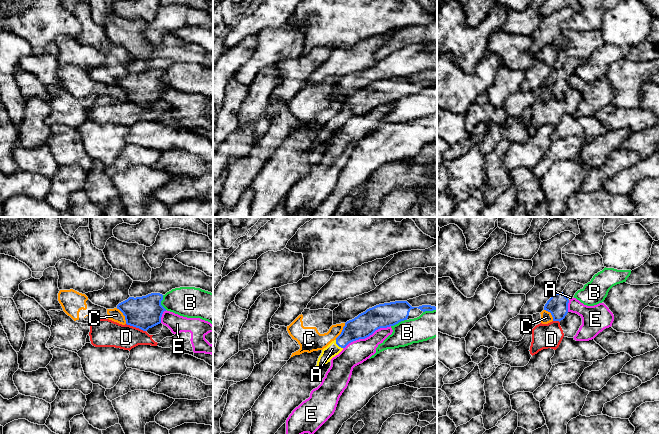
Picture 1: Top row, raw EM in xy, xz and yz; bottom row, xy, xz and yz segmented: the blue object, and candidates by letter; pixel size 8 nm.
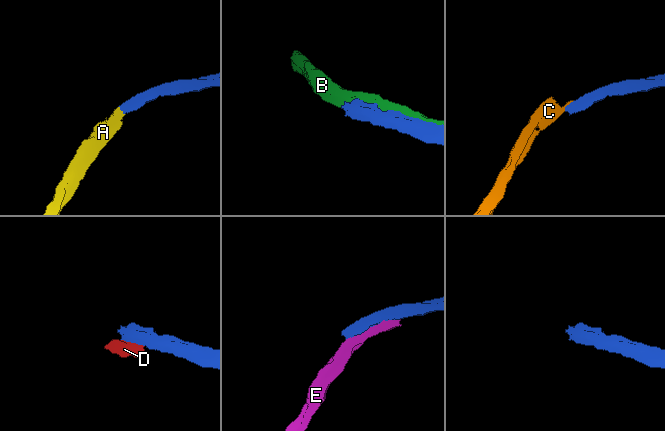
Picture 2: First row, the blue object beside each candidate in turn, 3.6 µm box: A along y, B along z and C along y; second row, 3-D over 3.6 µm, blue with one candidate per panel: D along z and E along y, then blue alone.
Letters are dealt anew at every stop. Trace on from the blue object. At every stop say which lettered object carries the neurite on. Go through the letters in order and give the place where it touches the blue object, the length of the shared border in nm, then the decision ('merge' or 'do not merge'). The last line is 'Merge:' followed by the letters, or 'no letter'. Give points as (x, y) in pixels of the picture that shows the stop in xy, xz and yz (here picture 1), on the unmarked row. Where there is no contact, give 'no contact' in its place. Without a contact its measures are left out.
A: xz (338, 121) | 90 nm | merge
B: xz (398, 98) | 140 nm | do not merge
C: xy (123, 90) | 150 nm | do not merge
D: xy (136, 103) | 170 nm | do not merge
E: xz (366, 113) | 420 nm | do not merge
Merge: A

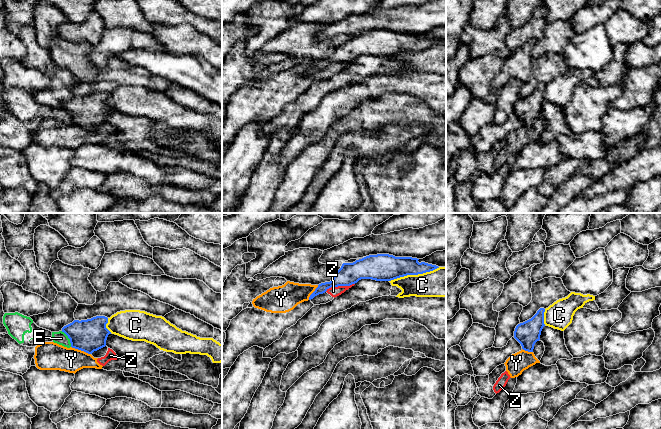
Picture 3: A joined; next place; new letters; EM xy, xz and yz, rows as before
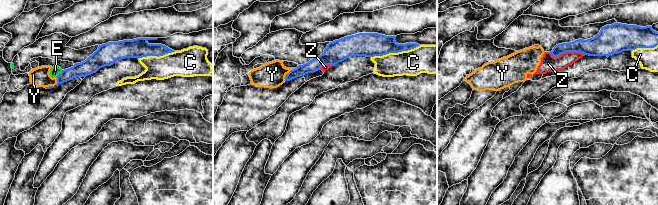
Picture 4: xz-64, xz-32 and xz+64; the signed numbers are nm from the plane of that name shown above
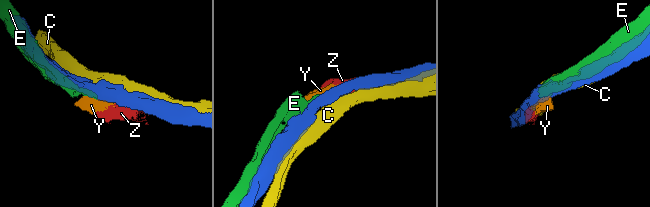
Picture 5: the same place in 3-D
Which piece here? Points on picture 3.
C: xz (414, 50) | 420 nm | do not merge
E: xy (68, 113) | 150 nm | do not merge
Y: xy (81, 126) | 170 nm | do not merge
Z: xz (339, 61) | 240 nm | do not merge
Merge: no letter

